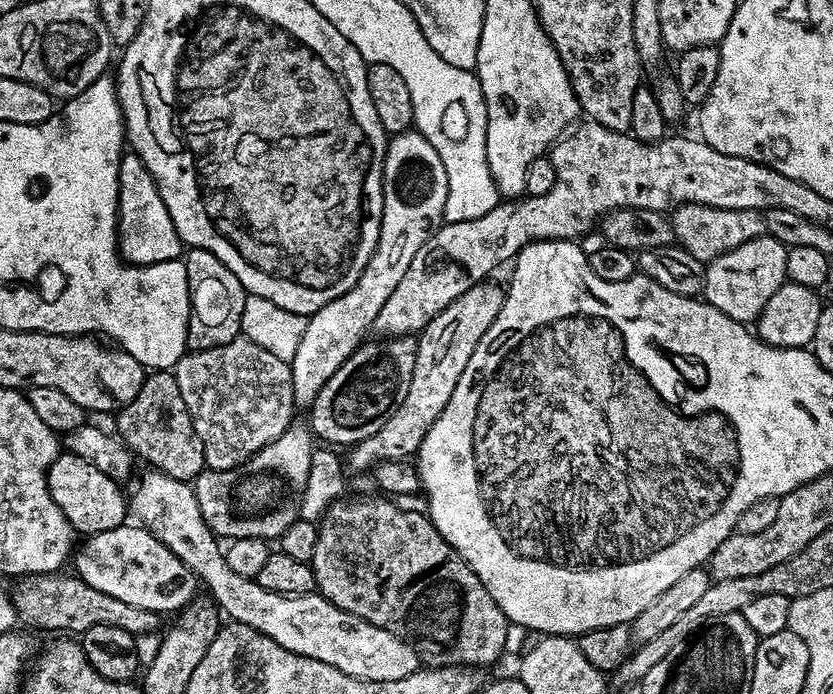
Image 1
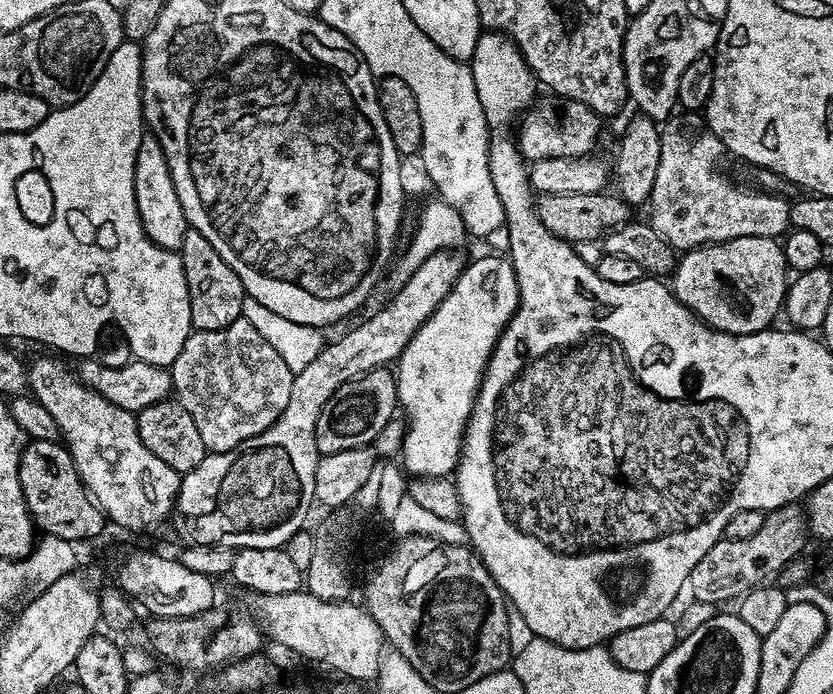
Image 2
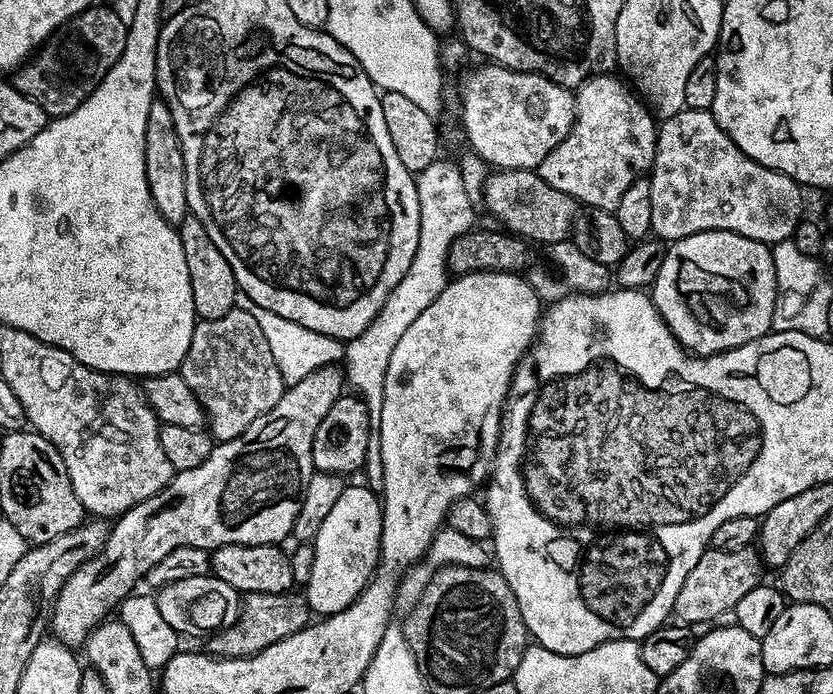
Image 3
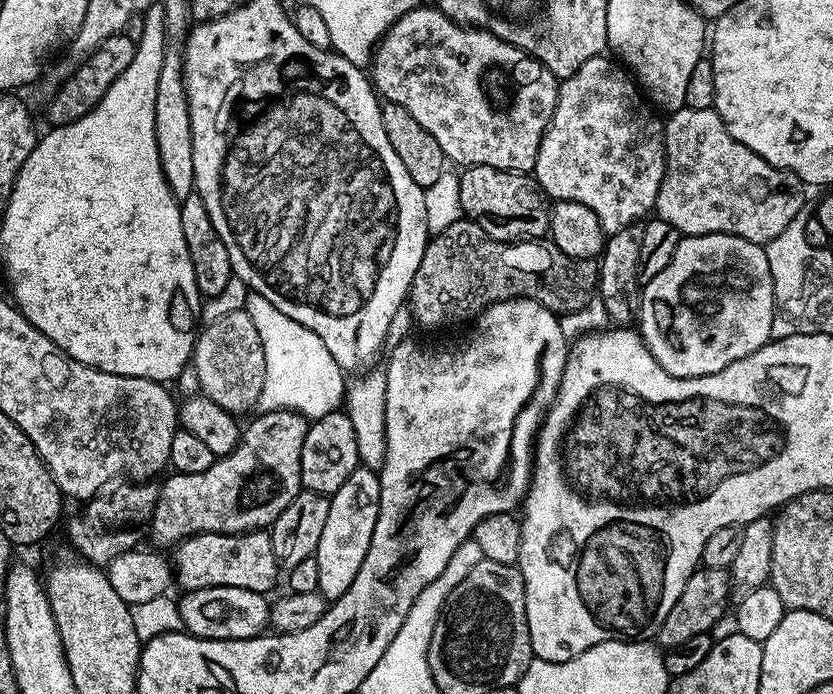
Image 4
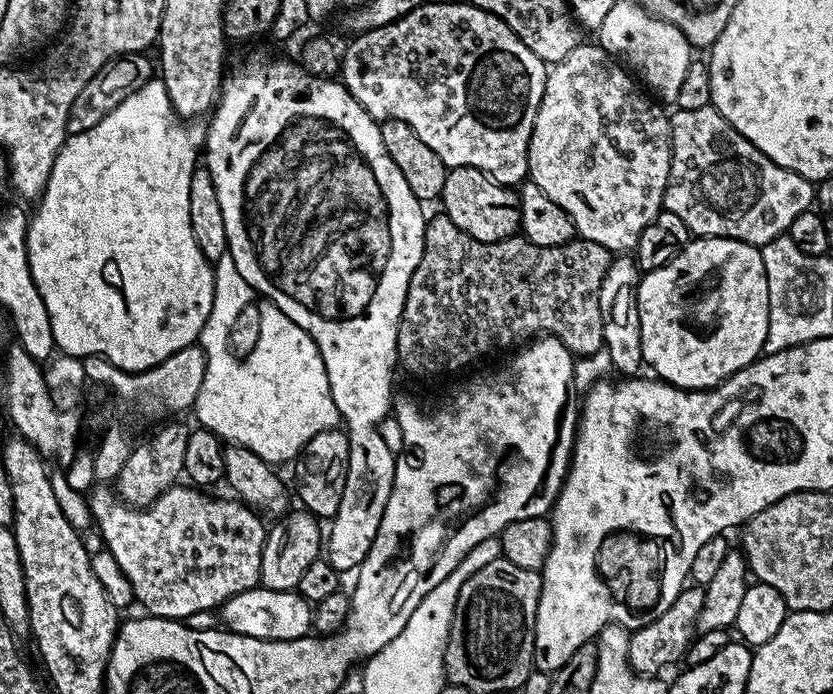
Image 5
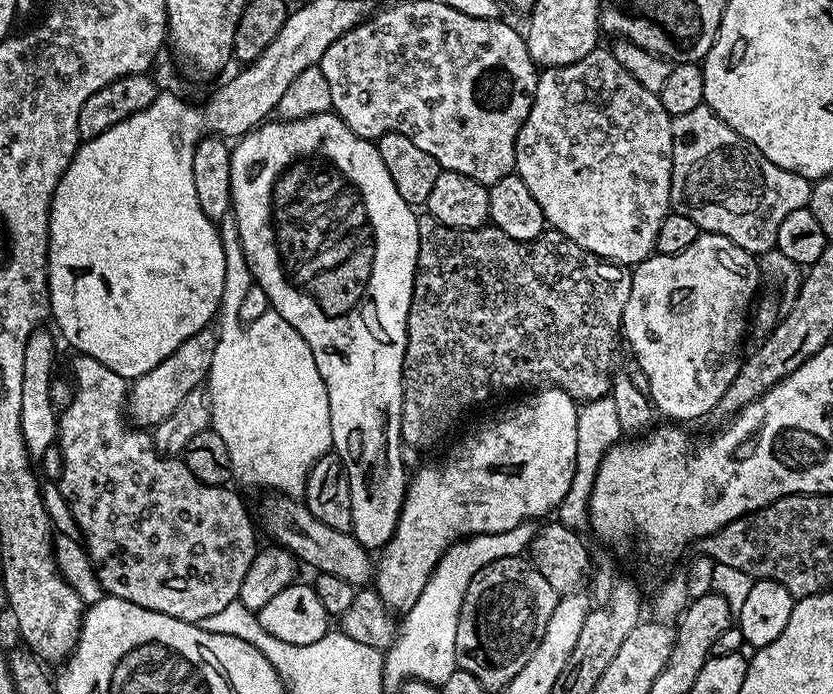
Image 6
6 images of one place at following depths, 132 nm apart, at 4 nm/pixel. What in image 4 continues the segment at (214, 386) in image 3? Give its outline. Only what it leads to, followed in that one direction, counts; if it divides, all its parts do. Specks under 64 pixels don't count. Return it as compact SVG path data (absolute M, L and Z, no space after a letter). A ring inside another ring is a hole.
M247 311L230 313L224 318L218 318L213 324L204 324L199 329L196 345L192 348L190 365L197 372L203 395L210 397L227 412L241 414L240 412L248 412L259 405L262 384L266 382L266 354L262 346L262 338L258 334L258 326L254 326Z

